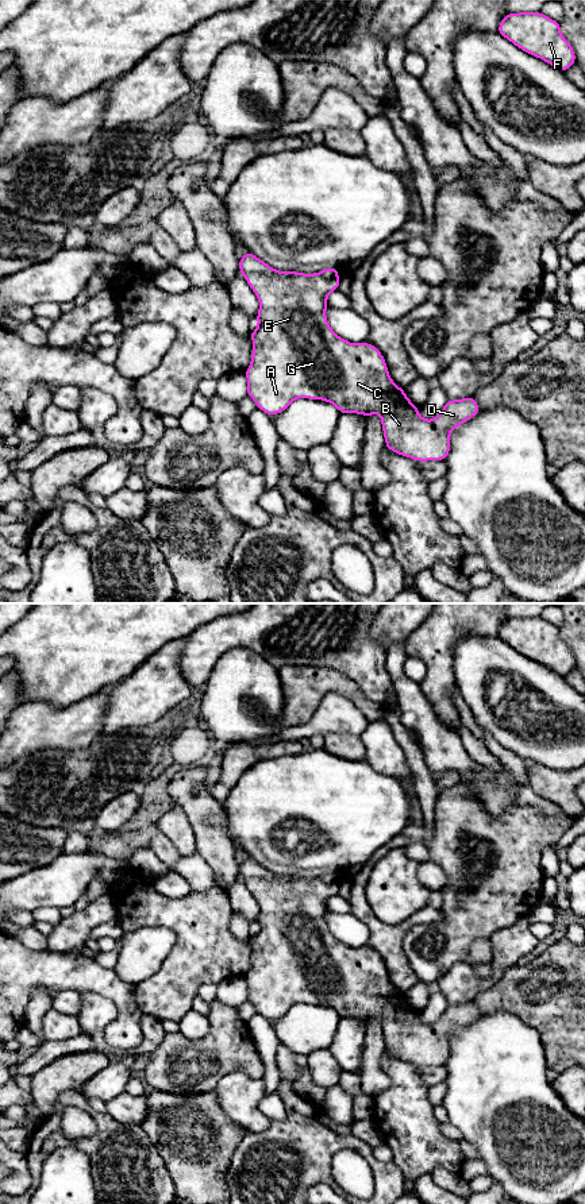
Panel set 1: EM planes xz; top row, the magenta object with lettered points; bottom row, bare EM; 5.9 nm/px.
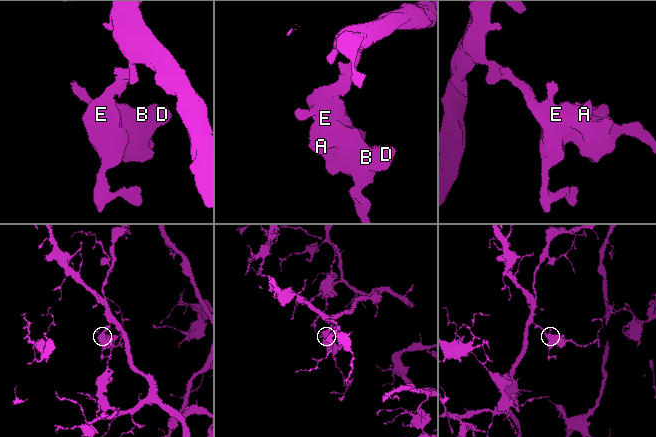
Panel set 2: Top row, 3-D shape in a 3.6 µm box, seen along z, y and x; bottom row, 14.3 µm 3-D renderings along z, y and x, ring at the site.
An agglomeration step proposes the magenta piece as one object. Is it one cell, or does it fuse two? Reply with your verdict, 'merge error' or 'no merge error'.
no merge error

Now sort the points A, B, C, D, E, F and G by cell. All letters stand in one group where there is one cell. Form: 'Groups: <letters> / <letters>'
Groups: A B C D E F G

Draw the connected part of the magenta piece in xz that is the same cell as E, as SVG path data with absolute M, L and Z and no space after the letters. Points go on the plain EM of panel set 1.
M251 857L239 863L239 877L259 904L257 918L258 931L250 937L254 948L251 966L245 976L247 983L247 1002L253 1003L257 1012L269 1020L280 1019L295 1004L323 1004L334 1008L340 1019L357 1018L366 1023L374 1018L381 1022L385 1051L390 1056L411 1062L416 1066L446 1065L450 1057L450 1038L467 1024L480 1018L480 1011L473 1002L449 1004L439 1019L432 1024L424 1024L412 1008L404 993L399 992L389 980L386 966L370 948L353 949L339 942L327 927L327 900L339 894L340 883L336 872L327 872L323 876L304 879L297 876L280 876L272 873Z

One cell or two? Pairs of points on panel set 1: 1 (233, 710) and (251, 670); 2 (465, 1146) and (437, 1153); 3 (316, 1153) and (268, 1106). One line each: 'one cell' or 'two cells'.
1: one cell
2: two cells
3: two cells

